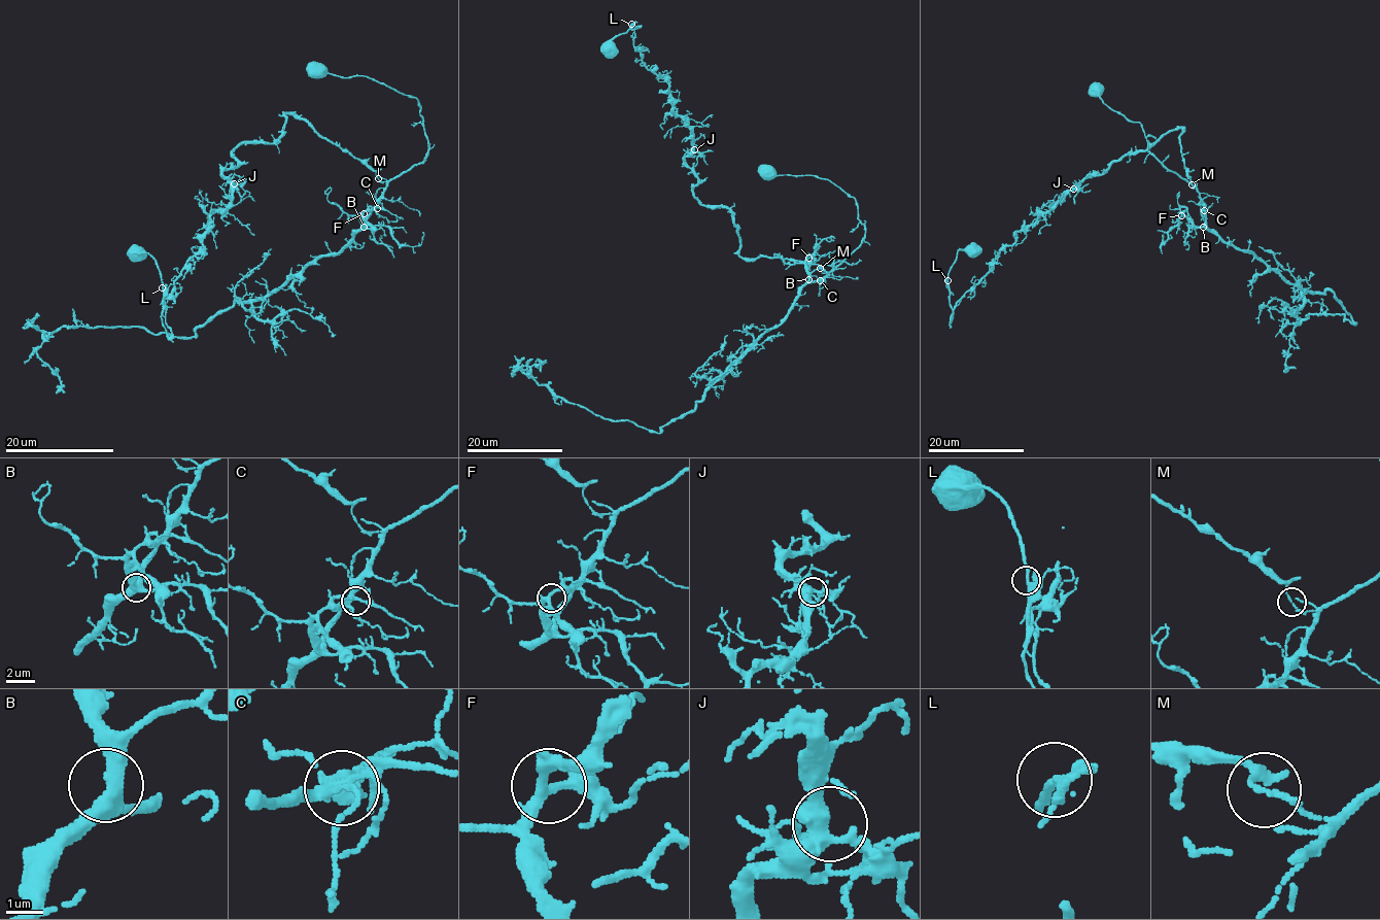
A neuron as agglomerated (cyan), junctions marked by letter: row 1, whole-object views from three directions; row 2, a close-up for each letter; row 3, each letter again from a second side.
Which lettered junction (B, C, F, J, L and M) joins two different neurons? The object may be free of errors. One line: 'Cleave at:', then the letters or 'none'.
Cleave at: M

